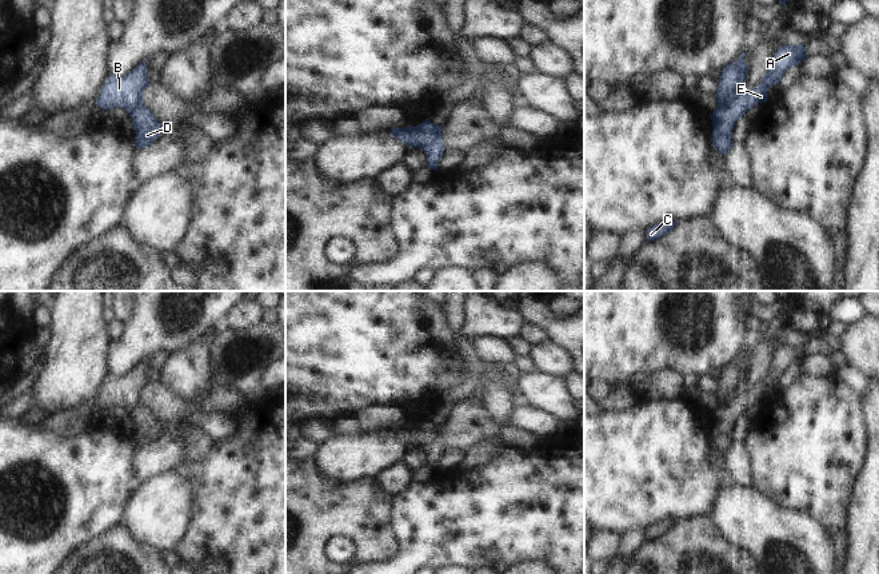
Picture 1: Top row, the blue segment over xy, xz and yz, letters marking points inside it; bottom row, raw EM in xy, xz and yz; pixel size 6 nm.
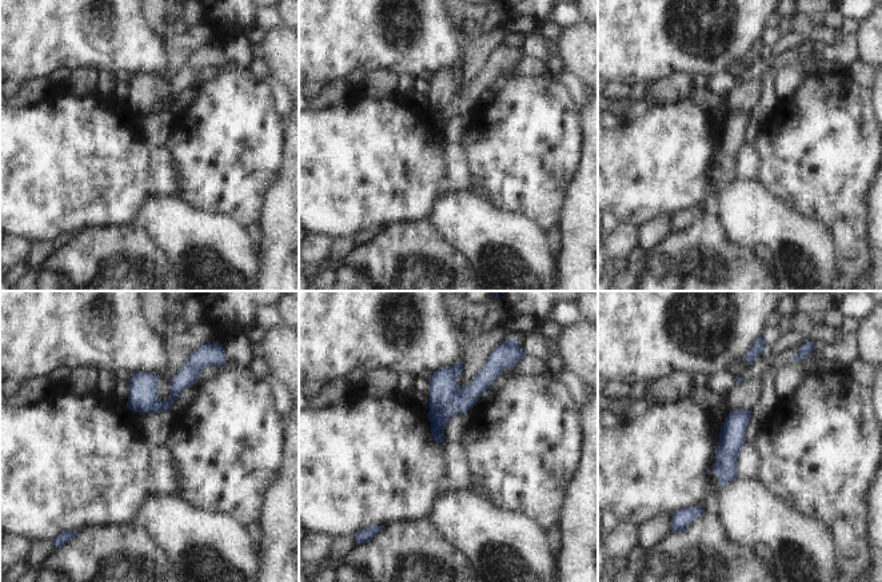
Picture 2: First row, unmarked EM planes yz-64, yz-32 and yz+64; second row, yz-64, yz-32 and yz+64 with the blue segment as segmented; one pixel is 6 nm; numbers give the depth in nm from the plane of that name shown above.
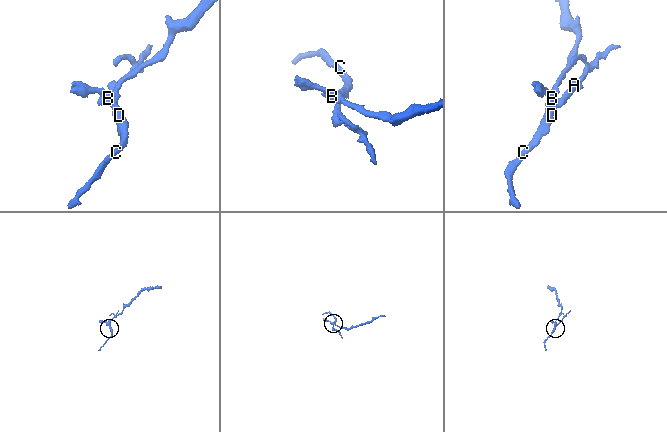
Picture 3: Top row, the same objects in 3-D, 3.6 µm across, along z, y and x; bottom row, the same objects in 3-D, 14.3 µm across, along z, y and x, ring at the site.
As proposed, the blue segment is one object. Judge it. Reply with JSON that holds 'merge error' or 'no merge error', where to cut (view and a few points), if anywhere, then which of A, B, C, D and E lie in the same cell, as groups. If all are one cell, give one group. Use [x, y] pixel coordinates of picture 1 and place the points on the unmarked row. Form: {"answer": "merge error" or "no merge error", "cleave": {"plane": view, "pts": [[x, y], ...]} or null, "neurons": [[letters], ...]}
{"answer": "merge error", "cleave": {"plane": "yz", "pts": [[739, 394], [727, 405], [718, 406]]}, "neurons": [["A", "C", "D", "E"], ["B"]]}

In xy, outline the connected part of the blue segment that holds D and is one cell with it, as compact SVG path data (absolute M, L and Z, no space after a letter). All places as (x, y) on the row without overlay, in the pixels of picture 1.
M143 402L137 403L128 412L132 418L132 424L136 431L136 447L145 447L151 445L164 430L164 426Z

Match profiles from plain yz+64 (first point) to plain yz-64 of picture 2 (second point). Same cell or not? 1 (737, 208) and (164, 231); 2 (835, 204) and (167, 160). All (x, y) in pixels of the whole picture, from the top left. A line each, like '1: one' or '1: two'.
1: one
2: two

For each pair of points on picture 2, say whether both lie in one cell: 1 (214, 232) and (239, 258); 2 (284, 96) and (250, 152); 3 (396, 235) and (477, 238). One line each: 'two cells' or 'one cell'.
1: one cell
2: two cells
3: two cells

